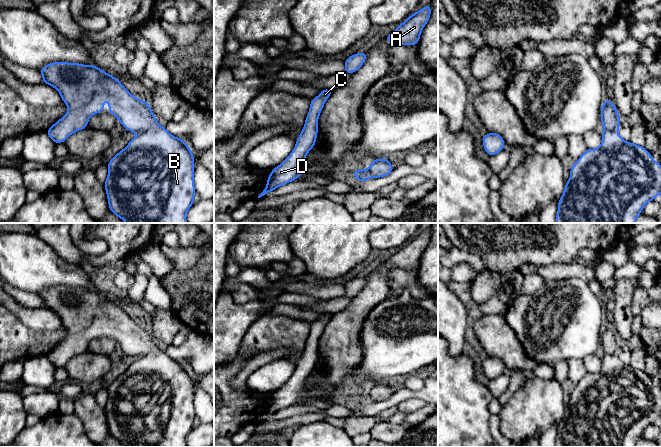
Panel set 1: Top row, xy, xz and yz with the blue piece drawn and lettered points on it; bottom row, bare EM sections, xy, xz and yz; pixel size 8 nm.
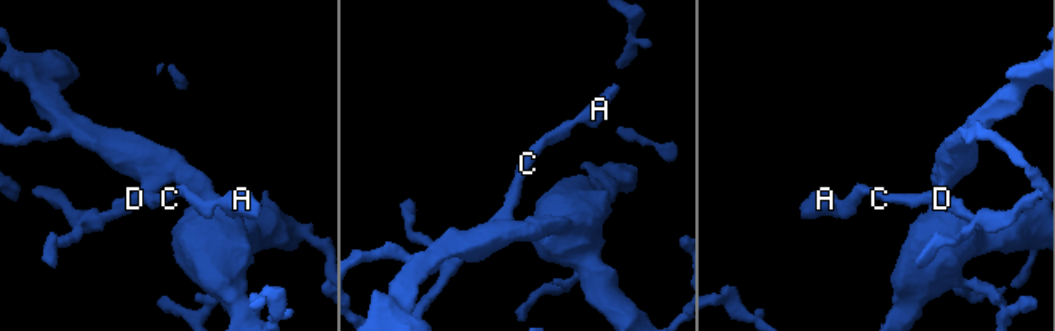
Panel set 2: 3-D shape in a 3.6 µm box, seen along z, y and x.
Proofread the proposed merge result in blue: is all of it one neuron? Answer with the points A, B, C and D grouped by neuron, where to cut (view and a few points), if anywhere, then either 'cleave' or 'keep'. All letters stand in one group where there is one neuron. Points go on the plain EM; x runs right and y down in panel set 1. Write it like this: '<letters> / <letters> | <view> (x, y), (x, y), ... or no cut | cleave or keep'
A B C D | no cut | keep

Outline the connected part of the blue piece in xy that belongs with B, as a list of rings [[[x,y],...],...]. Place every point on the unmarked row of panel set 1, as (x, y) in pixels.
[[[53,286],[44,290],[39,297],[43,300],[42,307],[54,311],[68,330],[67,337],[46,355],[56,368],[65,366],[74,356],[85,353],[91,340],[103,336],[104,324],[109,325],[108,337],[114,339],[128,355],[137,358],[108,386],[109,397],[104,411],[110,436],[125,447],[187,447],[186,437],[195,427],[194,379],[183,363],[171,359],[156,346],[148,326],[133,320],[118,303],[94,289]]]

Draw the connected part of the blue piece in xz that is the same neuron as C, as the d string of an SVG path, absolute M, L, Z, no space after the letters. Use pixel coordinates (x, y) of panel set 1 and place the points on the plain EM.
M323 313L318 320L311 323L304 351L296 364L294 373L280 389L272 393L267 402L267 409L258 422L282 409L295 405L303 398L306 379L316 367L319 339L332 316L331 313Z

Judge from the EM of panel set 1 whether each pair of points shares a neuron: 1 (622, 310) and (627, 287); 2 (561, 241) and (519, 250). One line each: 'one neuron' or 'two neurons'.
1: one neuron
2: one neuron

